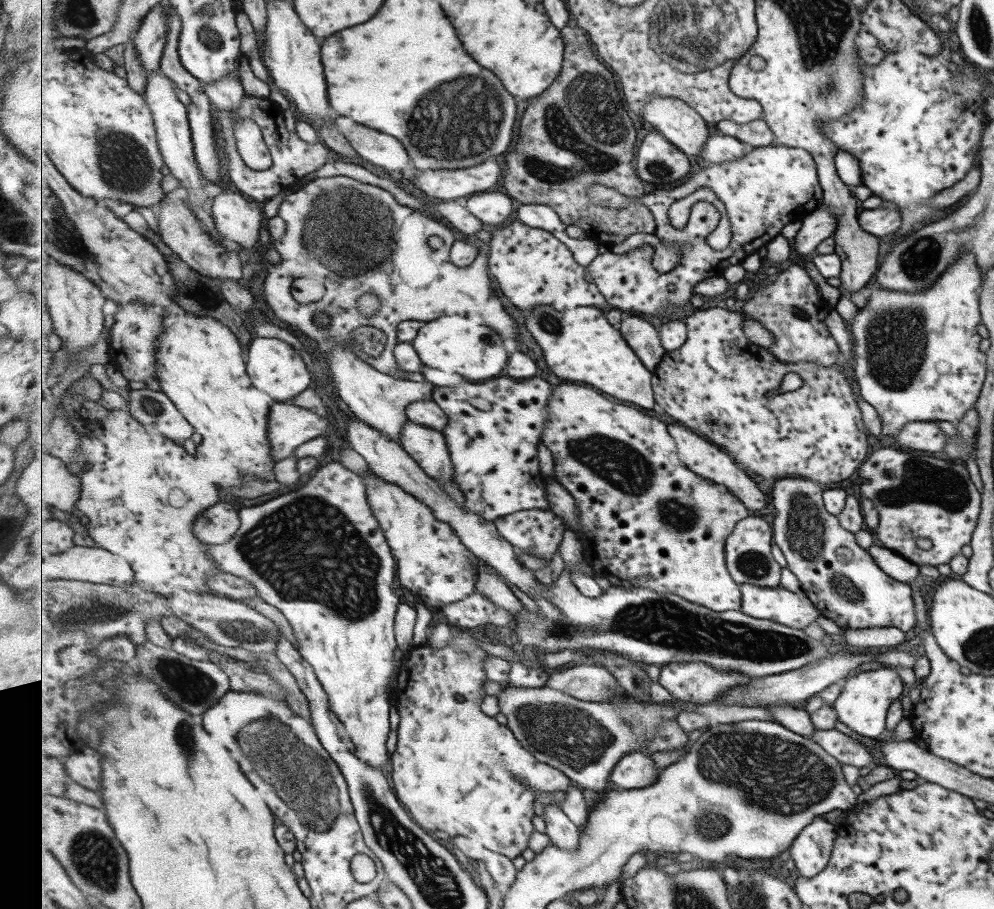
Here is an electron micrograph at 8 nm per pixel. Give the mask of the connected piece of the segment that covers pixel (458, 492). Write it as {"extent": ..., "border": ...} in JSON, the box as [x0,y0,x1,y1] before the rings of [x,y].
{"extent":[402,421,466,507],"border":[[[407,421],[402,428],[402,447],[448,491],[450,497],[466,507],[466,496],[457,480],[454,462],[443,431]]]}

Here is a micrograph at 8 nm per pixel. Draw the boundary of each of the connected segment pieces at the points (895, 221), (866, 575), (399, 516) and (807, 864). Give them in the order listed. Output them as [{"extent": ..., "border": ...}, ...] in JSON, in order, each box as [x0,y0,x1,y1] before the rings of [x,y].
[{"extent":[856,207,901,238],"border":[[[877,207],[873,210],[862,210],[856,218],[864,232],[877,238],[896,233],[901,222],[899,208]]]},{"extent":[772,478,916,632],"border":[[[799,478],[779,479],[773,486],[772,503],[776,512],[772,522],[774,544],[783,552],[788,569],[797,576],[802,592],[819,611],[819,615],[832,620],[842,629],[893,627],[901,632],[916,629],[908,583],[897,582],[879,570],[869,553],[855,543],[853,533],[845,530],[838,518],[821,504],[821,488],[815,482]]]},{"extent":[363,473,476,610],"border":[[[375,473],[363,477],[375,518],[385,530],[398,561],[400,584],[428,608],[440,610],[473,594],[476,591],[476,574],[472,563],[474,554],[463,544],[453,526],[441,522],[428,504],[402,486]]]},{"extent":[788,819,835,878],"border":[[[815,819],[801,830],[788,850],[798,869],[799,878],[814,877],[825,868],[835,835],[834,819]]]}]

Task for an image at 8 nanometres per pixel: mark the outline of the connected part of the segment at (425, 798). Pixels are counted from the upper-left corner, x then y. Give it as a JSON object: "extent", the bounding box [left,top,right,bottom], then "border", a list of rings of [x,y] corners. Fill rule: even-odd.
{"extent":[390,628,571,858],"border":[[[455,628],[454,632],[455,640],[447,643],[445,648],[437,650],[433,646],[429,646],[429,641],[424,645],[414,647],[407,658],[402,659],[402,669],[399,671],[397,677],[397,685],[395,690],[397,691],[397,705],[398,712],[400,714],[400,722],[397,729],[398,741],[396,749],[390,756],[392,764],[392,780],[396,796],[406,807],[408,811],[411,811],[415,822],[419,823],[427,830],[443,830],[448,833],[451,838],[454,836],[466,836],[467,838],[476,839],[485,848],[489,850],[504,854],[509,858],[517,858],[523,854],[523,850],[527,850],[530,845],[530,838],[533,837],[533,816],[535,816],[535,796],[537,792],[557,792],[561,790],[566,792],[569,786],[571,786],[571,779],[565,775],[561,770],[557,770],[554,766],[541,762],[538,758],[535,758],[531,752],[529,752],[522,742],[514,735],[514,731],[506,725],[501,725],[495,718],[487,716],[481,712],[481,702],[483,698],[488,694],[485,692],[484,686],[487,683],[487,672],[485,672],[485,661],[487,661],[487,652],[479,646],[479,642],[473,638],[471,634],[467,633],[467,630],[461,628]]]}

